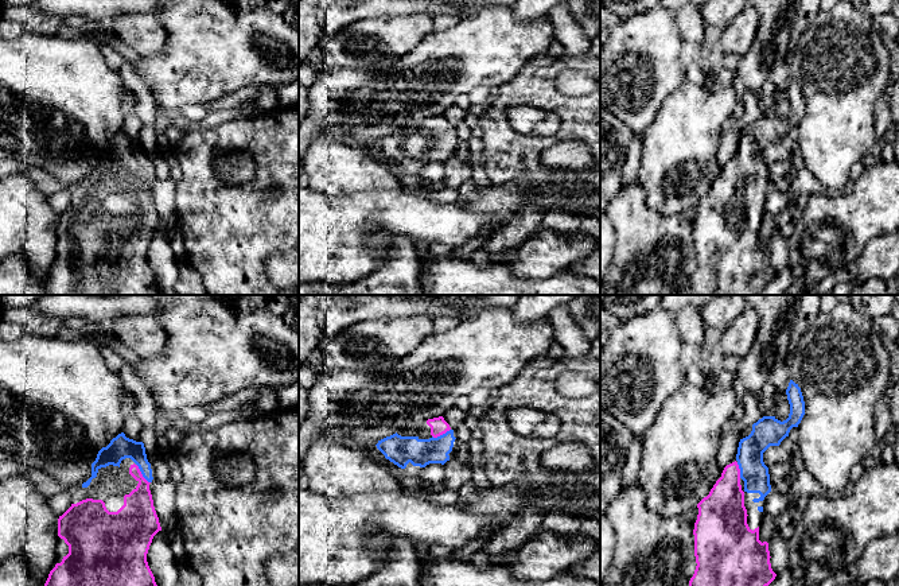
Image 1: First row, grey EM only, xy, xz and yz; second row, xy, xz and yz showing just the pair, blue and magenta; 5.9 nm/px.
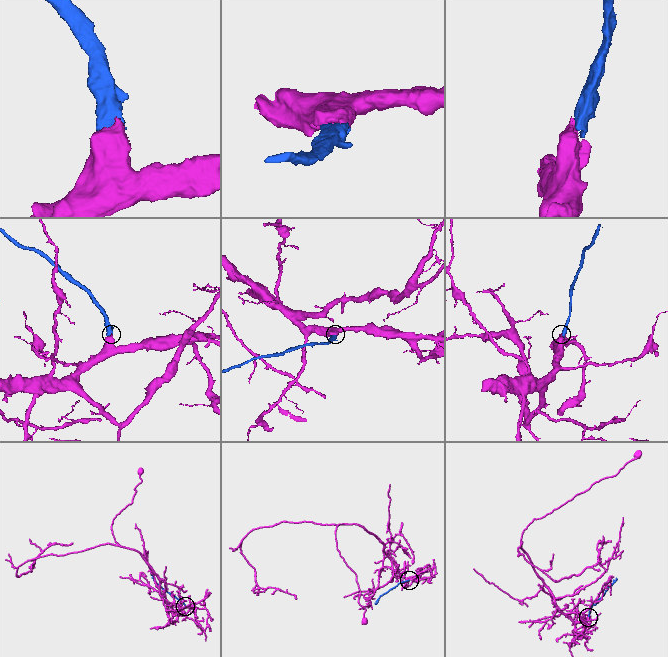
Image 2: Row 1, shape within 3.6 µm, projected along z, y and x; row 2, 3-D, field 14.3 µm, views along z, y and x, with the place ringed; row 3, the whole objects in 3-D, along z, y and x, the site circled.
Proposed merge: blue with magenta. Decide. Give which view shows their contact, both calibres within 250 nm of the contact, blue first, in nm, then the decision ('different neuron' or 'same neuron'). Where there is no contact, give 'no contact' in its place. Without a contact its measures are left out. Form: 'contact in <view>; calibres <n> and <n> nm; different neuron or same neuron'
contact in xy; calibres 140 and 220 nm; same neuron

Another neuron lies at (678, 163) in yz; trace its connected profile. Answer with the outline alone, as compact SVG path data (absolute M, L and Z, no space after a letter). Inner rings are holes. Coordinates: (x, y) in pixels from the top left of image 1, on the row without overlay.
M715 73L704 85L685 81L669 94L654 121L643 131L639 185L650 209L663 216L684 211L709 193L723 168L717 162L721 128L736 106L732 86L721 86Z

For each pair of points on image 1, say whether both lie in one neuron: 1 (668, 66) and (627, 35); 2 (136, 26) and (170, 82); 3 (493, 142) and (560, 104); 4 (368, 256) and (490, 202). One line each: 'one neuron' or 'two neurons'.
1: one neuron
2: two neurons
3: one neuron
4: one neuron

